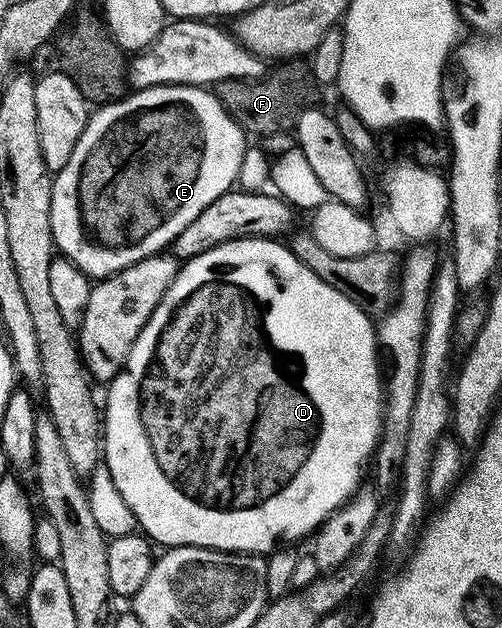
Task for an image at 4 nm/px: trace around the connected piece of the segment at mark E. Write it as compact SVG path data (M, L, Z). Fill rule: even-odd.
M147 87L141 91L133 90L132 95L128 95L125 99L120 99L117 103L108 103L105 107L100 107L91 112L88 117L88 124L82 133L82 137L78 137L78 145L74 145L74 153L70 153L70 161L66 161L66 165L62 165L60 171L55 172L52 180L53 197L50 201L50 225L52 226L53 241L55 250L59 252L63 258L70 260L78 269L82 269L82 273L91 277L93 280L99 281L105 279L106 276L112 275L115 271L126 269L130 265L134 265L138 261L142 261L148 255L155 255L163 252L178 237L178 233L182 233L182 229L186 229L186 225L190 225L190 221L194 221L194 217L198 217L198 213L202 213L202 209L206 209L206 205L210 205L218 197L222 197L227 191L233 190L234 184L240 178L240 170L242 169L242 157L246 150L246 132L243 127L239 127L237 123L230 117L230 113L220 104L211 90L203 87Z

